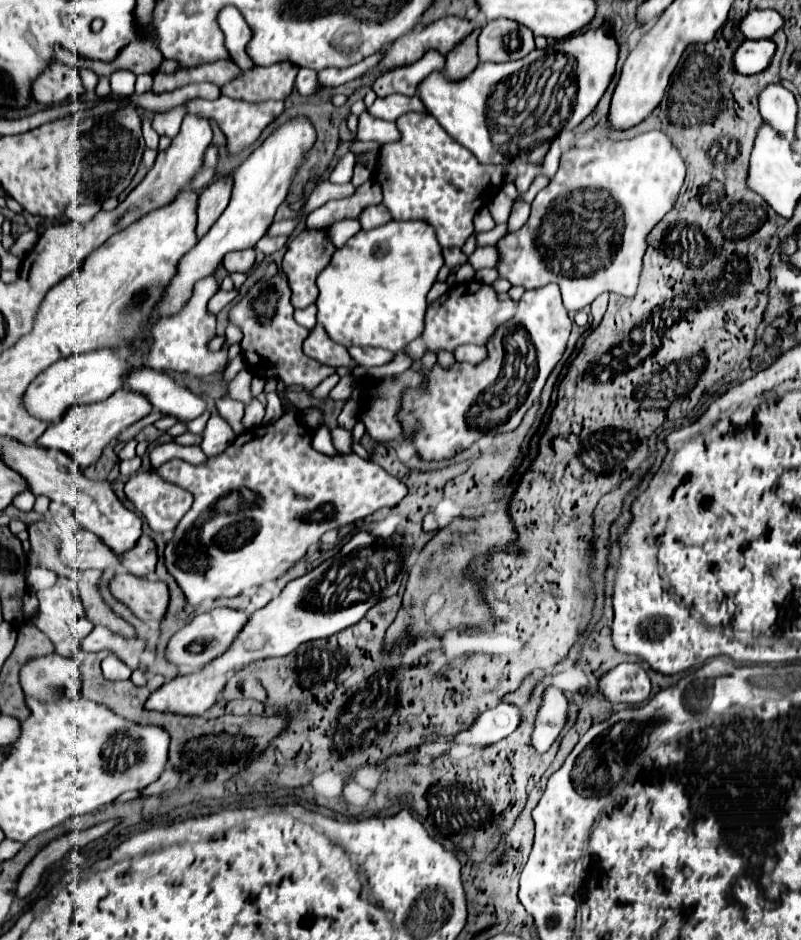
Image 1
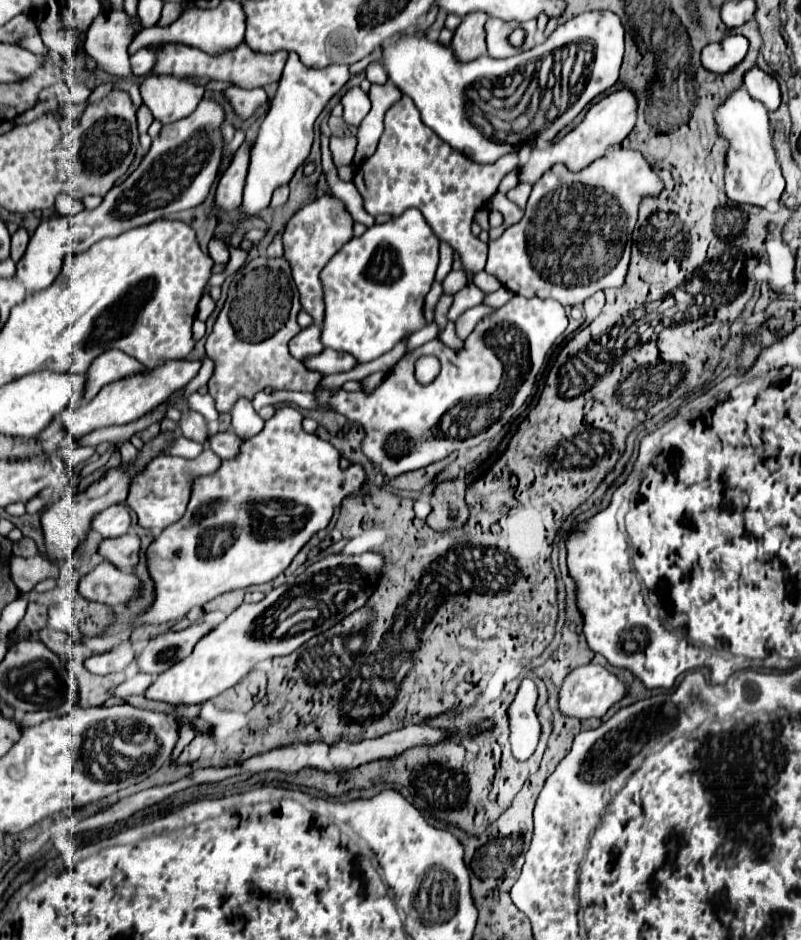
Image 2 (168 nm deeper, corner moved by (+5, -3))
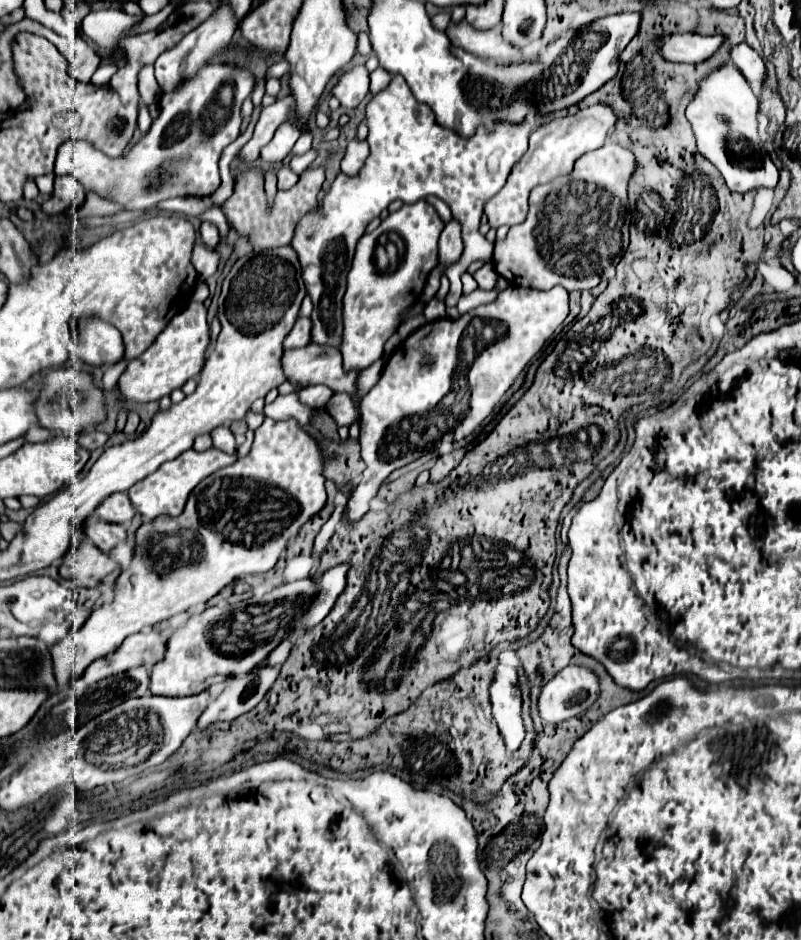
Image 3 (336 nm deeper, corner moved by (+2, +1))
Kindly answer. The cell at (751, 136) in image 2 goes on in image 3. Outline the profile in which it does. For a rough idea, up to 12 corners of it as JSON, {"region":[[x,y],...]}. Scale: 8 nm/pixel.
{"region":[[732,62],[686,108],[732,192],[776,188],[758,96]]}

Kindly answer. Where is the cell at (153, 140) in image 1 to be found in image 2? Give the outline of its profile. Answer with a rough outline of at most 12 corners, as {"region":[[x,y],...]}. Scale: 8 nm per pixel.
{"region":[[145,104],[137,110],[139,132],[147,132],[153,114]]}

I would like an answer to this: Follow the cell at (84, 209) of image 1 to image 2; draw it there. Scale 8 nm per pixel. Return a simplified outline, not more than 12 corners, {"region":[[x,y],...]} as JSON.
{"region":[[59,194],[55,210],[61,216],[81,212],[81,202],[69,194]]}

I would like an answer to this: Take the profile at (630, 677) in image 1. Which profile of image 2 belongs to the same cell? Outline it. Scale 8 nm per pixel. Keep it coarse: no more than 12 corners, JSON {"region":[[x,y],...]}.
{"region":[[599,664],[571,670],[559,688],[559,710],[601,718],[627,684]]}

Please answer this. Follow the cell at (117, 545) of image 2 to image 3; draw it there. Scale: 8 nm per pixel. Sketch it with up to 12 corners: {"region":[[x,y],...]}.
{"region":[[86,520],[84,536],[110,554],[128,538],[126,524]]}

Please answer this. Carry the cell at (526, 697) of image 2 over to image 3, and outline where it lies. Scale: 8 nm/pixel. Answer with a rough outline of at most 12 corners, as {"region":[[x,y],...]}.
{"region":[[498,654],[492,712],[506,748],[522,746],[522,690],[516,668]]}

